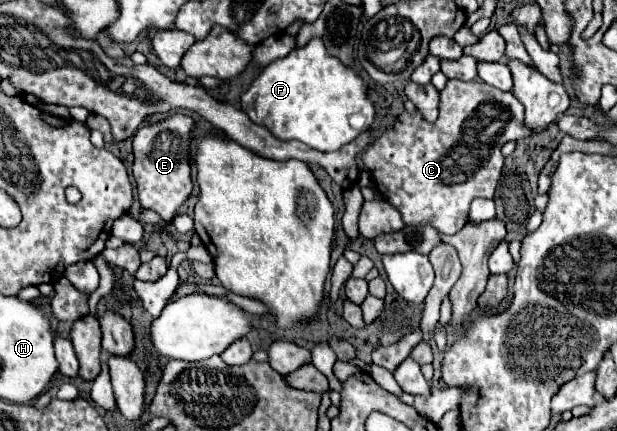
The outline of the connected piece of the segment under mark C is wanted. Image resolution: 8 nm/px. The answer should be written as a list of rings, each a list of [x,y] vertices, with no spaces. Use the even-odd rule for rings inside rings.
[[[449,80],[441,92],[439,118],[435,122],[423,120],[419,112],[399,114],[391,126],[371,144],[371,148],[363,152],[363,162],[369,168],[379,194],[401,212],[405,224],[423,224],[433,226],[443,234],[457,234],[465,226],[465,216],[471,200],[477,196],[495,196],[495,188],[503,170],[501,146],[509,140],[519,140],[529,134],[531,130],[523,124],[523,106],[511,92],[491,88],[481,80]]]

